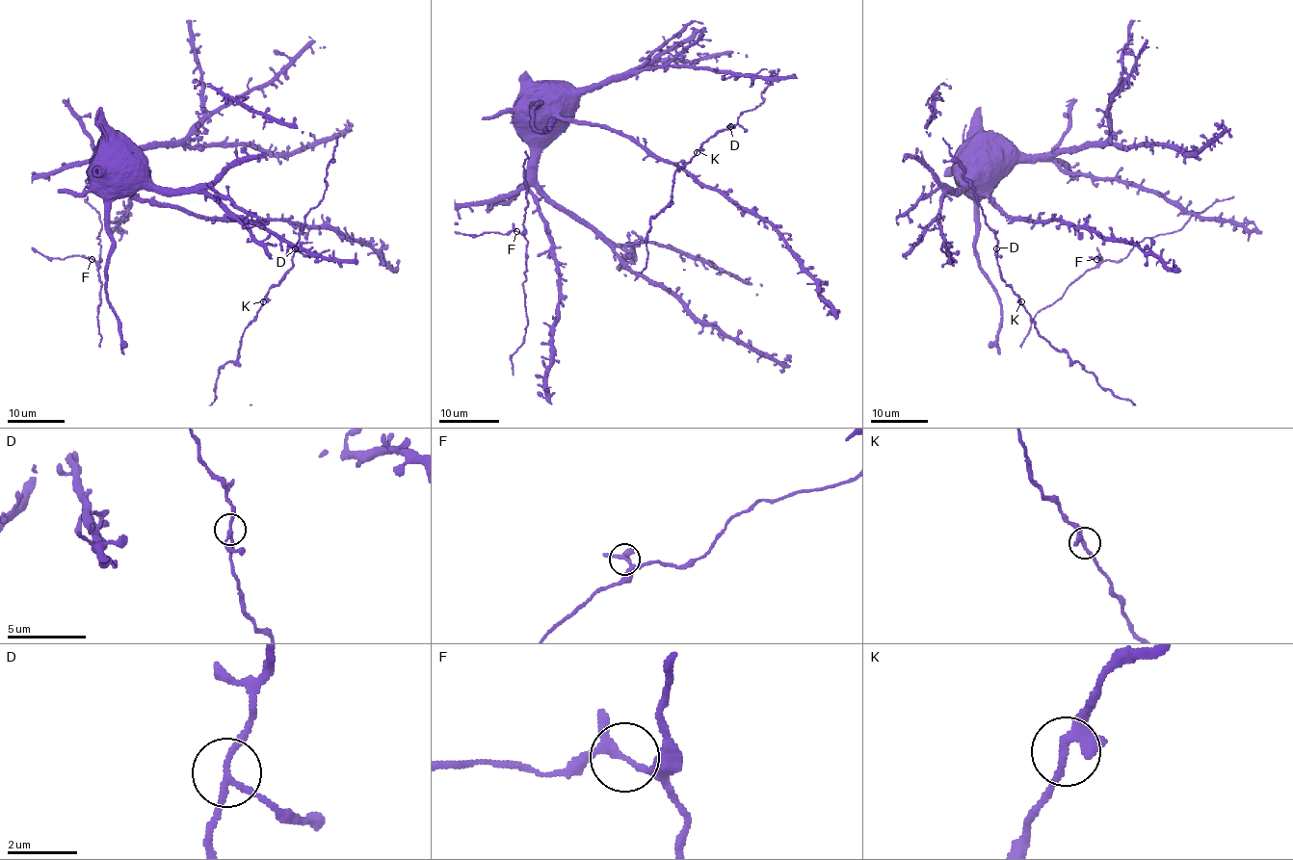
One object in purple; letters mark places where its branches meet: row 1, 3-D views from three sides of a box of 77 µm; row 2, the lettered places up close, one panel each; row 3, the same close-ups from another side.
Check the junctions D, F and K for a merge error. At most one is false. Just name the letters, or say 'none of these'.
none of these

